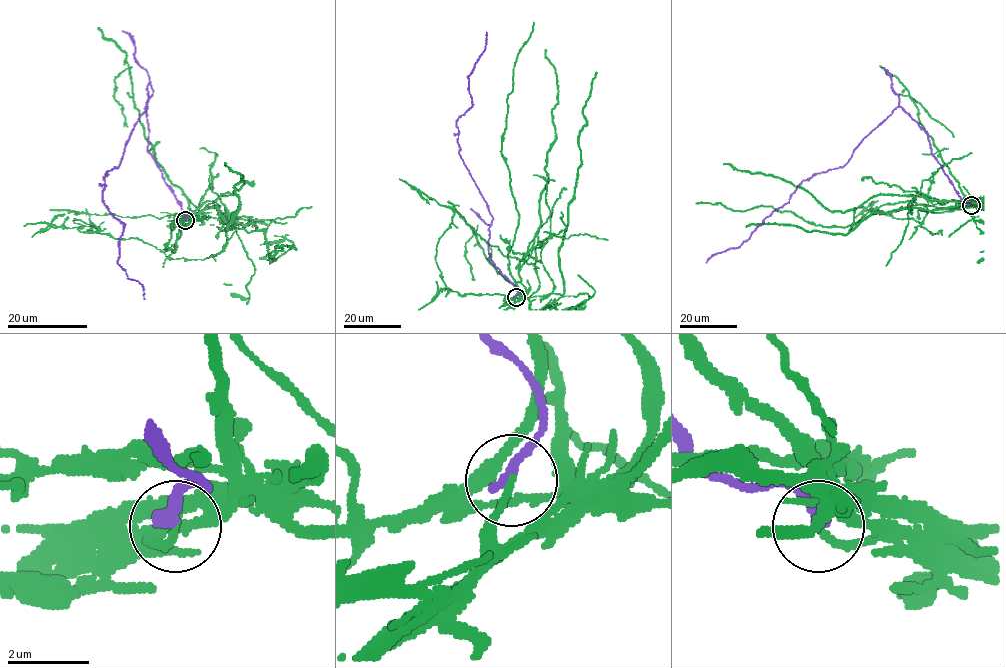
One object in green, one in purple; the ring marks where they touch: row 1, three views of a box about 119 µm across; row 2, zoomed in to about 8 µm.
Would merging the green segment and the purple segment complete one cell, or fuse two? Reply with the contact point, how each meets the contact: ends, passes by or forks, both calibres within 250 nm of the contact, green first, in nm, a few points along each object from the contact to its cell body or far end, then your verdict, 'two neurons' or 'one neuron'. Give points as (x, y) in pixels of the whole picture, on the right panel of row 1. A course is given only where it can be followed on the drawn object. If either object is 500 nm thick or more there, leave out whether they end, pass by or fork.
at (971, 205); green ends there; purple ends there; 180 nm thick on the green side, 320 nm on the other; green runs (971, 205), (885, 204), (845, 227), (810, 224), (772, 207), (740, 211), (696, 204); purple runs (971, 205), (933, 154), (928, 134), (897, 106), (842, 167), (804, 180), (739, 246), (706, 262); two neurons

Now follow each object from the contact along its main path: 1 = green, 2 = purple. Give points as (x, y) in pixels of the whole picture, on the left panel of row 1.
1: (184, 220), (187, 213), (173, 221), (188, 219), (176, 248), (165, 249), (173, 222), (208, 218)
2: (184, 220), (148, 150), (150, 83), (147, 108), (103, 191), (125, 224), (118, 263), (144, 299)

